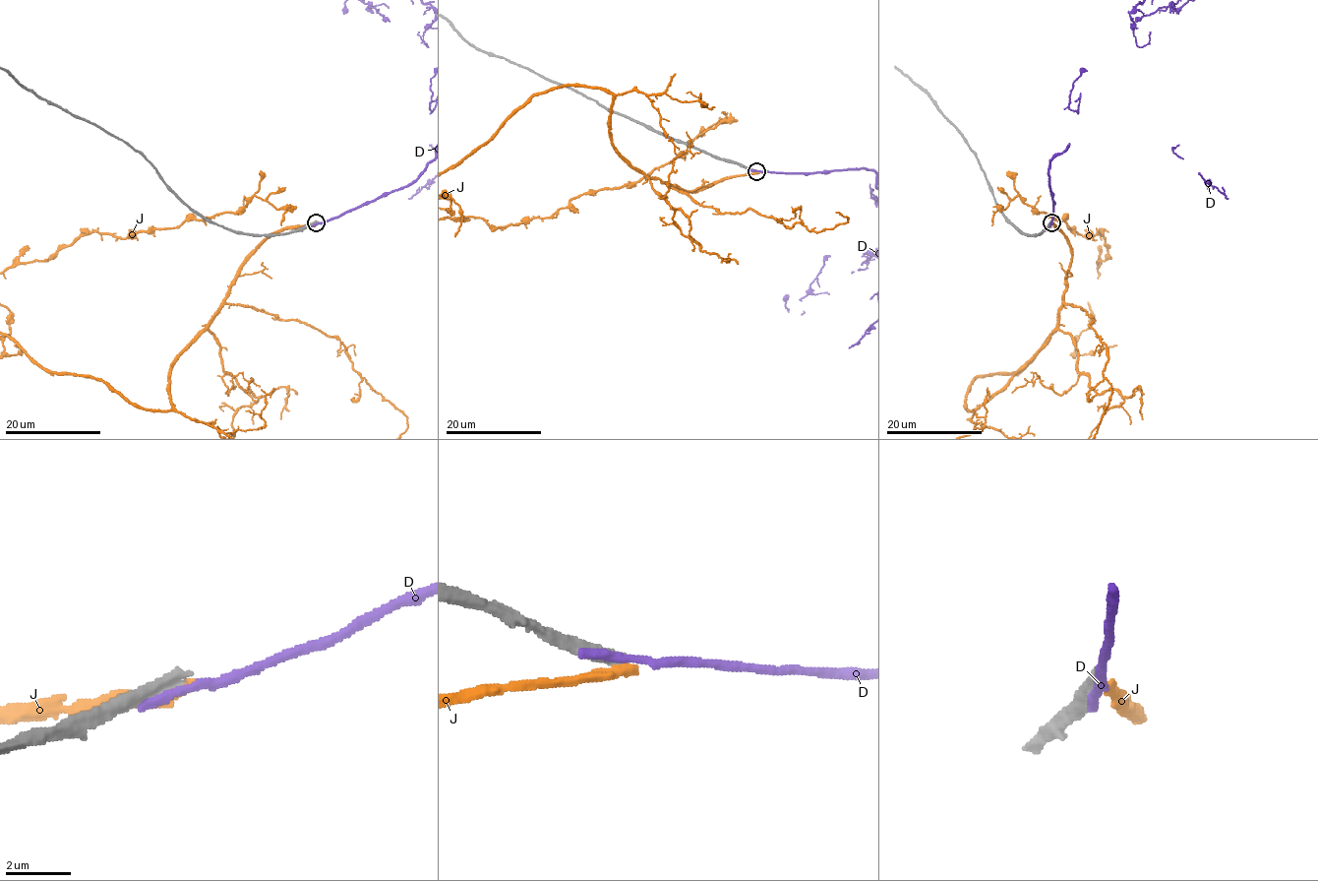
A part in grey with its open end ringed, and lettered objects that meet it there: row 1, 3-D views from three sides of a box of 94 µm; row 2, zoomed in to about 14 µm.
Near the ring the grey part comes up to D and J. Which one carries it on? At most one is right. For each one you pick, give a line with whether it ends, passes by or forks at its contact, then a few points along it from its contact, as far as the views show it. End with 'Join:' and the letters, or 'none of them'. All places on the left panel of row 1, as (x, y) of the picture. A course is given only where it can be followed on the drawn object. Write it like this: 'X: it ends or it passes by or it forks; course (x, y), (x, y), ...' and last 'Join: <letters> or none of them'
Join: none of them

